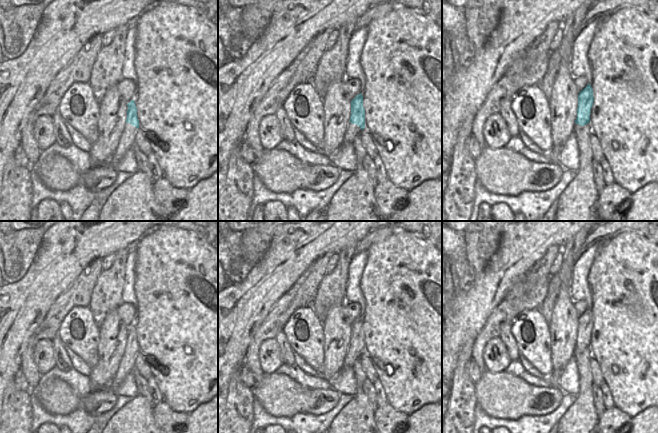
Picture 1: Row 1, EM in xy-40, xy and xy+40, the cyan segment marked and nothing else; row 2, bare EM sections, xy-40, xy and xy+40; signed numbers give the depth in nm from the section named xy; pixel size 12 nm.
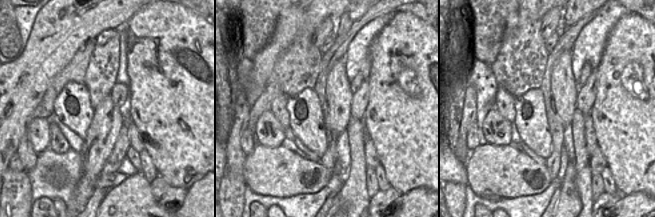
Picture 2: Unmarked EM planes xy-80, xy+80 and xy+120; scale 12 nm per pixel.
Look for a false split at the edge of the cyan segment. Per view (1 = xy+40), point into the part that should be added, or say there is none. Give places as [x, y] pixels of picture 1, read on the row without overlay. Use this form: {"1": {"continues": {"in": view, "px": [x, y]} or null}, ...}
{"1": {"continues": {"in": "xy+40", "px": [577, 351]}}}

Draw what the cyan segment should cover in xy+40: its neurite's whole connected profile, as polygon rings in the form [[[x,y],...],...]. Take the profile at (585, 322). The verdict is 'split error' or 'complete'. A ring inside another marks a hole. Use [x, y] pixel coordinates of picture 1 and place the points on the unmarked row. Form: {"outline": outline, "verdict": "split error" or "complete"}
{"outline": [[[588,308],[578,319],[577,342],[575,344],[574,356],[579,355],[584,349],[590,346],[593,325],[593,313],[591,308]]], "verdict": "split error"}

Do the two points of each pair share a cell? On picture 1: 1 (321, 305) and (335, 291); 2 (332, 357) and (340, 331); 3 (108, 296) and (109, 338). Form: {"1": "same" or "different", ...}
{"1": "same", "2": "same", "3": "different"}

